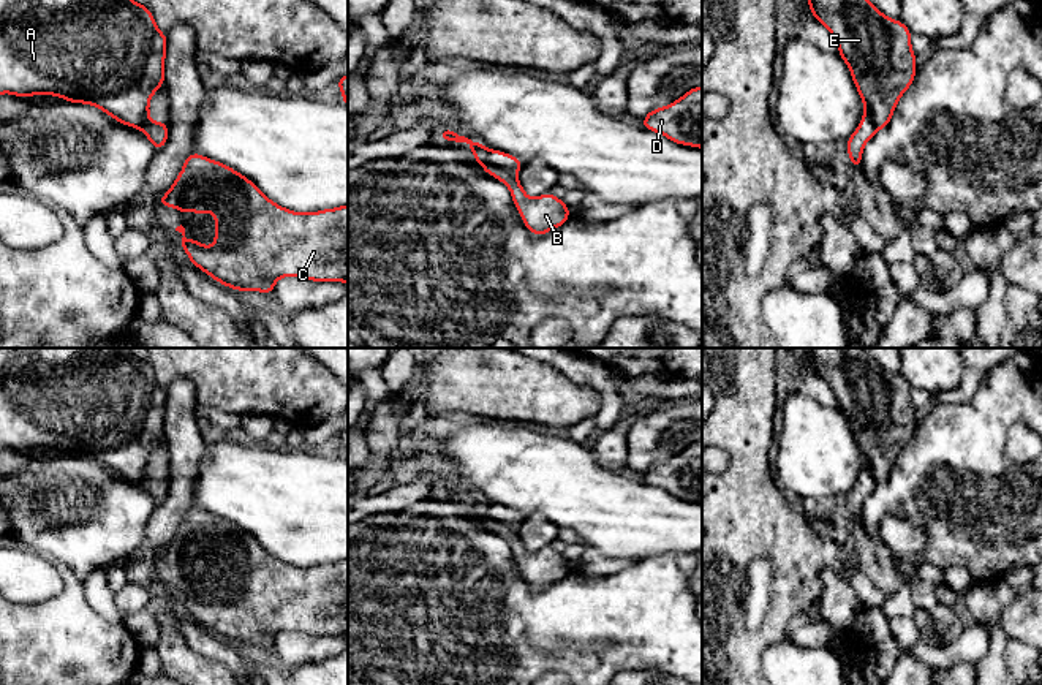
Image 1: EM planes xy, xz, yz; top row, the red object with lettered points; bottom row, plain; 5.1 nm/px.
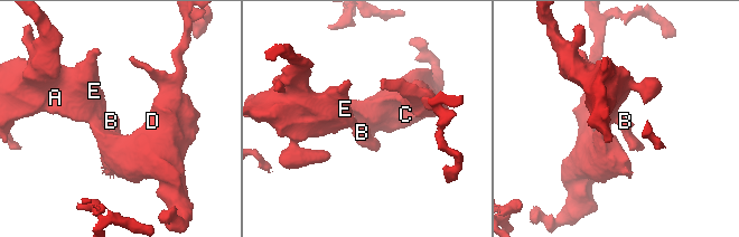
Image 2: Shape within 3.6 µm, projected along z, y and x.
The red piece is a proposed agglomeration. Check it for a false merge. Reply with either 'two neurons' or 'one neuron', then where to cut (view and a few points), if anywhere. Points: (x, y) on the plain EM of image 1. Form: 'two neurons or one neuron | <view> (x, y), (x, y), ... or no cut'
two neurons | xz (489, 505), (489, 514), (494, 519), (516, 529)

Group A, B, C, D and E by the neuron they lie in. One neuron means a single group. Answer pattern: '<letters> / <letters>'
A B E / C D

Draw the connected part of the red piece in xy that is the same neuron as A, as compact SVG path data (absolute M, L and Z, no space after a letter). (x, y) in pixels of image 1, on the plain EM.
M0 348L0 449L57 449L70 457L92 459L120 478L141 483L147 478L152 449L164 438L166 399L166 389L158 384L150 364L126 348Z

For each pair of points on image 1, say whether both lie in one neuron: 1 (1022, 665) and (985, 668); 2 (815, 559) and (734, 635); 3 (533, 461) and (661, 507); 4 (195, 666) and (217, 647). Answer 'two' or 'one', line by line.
1: two
2: one
3: one
4: two

